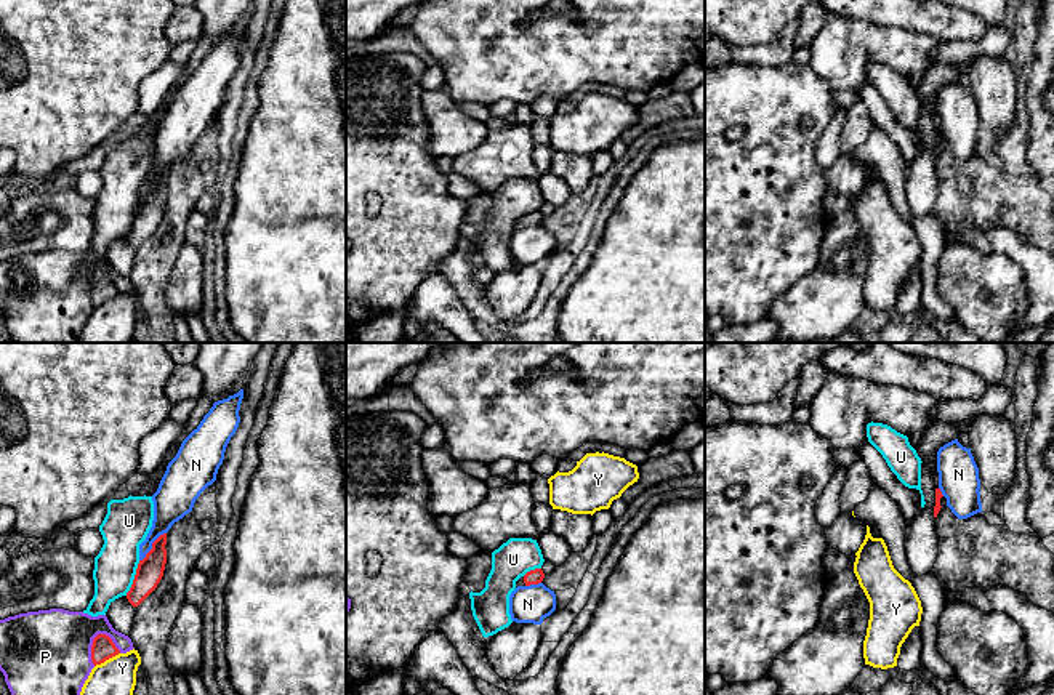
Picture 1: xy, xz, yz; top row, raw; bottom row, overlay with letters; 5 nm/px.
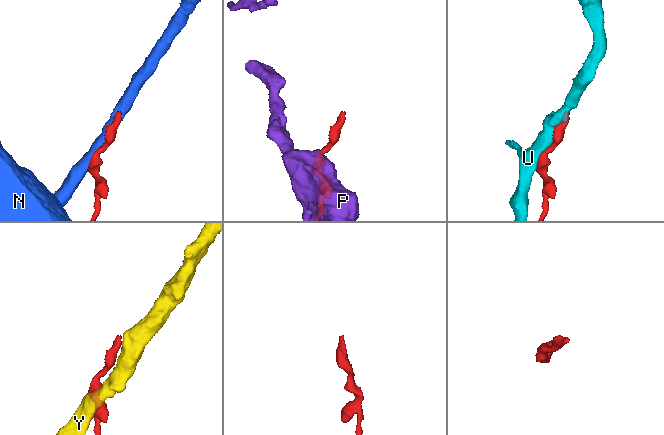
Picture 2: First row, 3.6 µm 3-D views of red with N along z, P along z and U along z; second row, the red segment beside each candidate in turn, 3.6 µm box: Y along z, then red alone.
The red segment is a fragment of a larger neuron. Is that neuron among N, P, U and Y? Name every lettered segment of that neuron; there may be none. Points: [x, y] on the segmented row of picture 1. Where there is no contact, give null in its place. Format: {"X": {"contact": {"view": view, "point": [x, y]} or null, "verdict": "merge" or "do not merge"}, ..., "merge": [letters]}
{"N": {"contact": {"view": "xy", "point": [152, 546]}, "verdict": "do not merge"}, "P": {"contact": {"view": "xy", "point": [108, 636]}, "verdict": "do not merge"}, "U": {"contact": {"view": "xy", "point": [135, 578]}, "verdict": "do not merge"}, "Y": {"contact": {"view": "xy", "point": [106, 658]}, "verdict": "do not merge"}, "merge": []}

